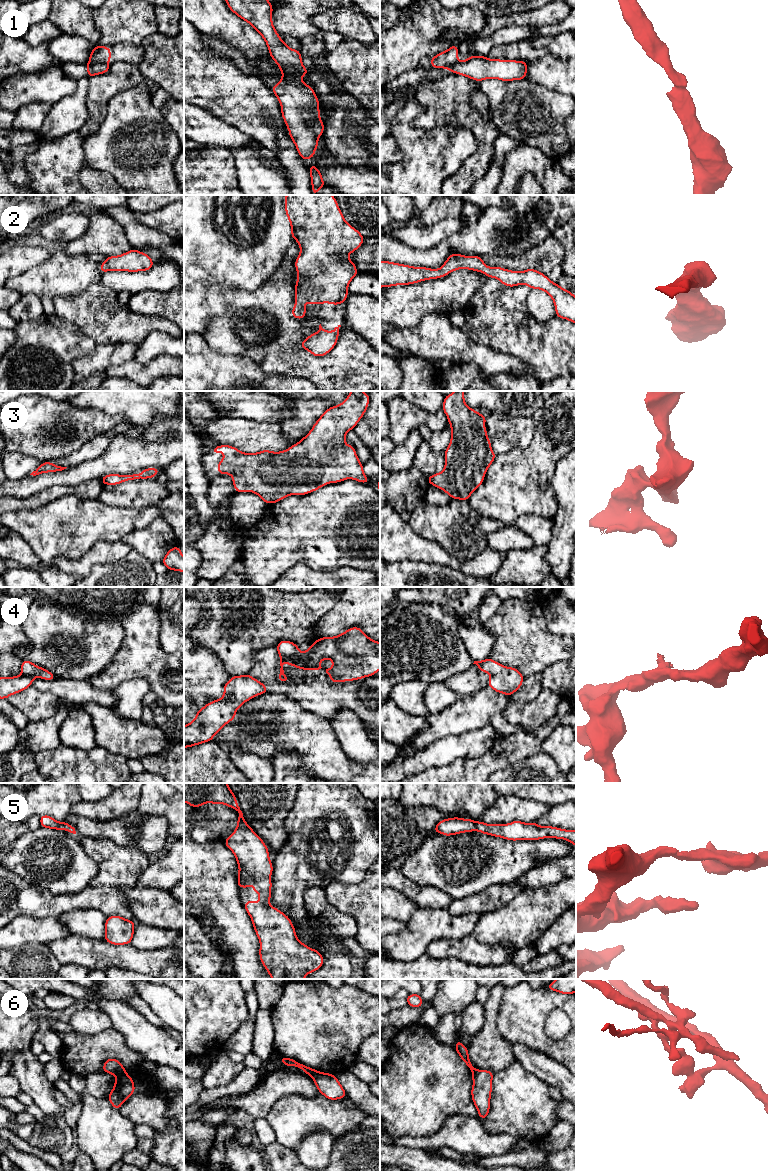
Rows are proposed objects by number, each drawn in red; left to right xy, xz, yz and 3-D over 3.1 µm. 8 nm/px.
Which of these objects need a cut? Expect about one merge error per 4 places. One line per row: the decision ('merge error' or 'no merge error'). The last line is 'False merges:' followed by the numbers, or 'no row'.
1: merge error
2: no merge error
3: no merge error
4: no merge error
5: no merge error
6: merge error
False merges: 1, 6

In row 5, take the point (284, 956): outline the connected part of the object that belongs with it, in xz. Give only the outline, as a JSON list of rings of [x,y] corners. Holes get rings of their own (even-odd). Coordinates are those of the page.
[[[184,783],[184,802],[193,807],[201,807],[205,803],[224,804],[239,813],[235,831],[225,839],[239,866],[237,884],[239,888],[247,888],[254,884],[252,892],[259,893],[259,903],[248,900],[244,905],[252,920],[255,933],[260,941],[259,956],[262,965],[272,979],[304,979],[309,973],[323,966],[323,956],[318,950],[303,944],[296,936],[295,927],[290,918],[282,911],[269,905],[271,899],[271,875],[273,865],[269,859],[269,851],[263,840],[245,822],[237,803],[236,796],[227,783]]]

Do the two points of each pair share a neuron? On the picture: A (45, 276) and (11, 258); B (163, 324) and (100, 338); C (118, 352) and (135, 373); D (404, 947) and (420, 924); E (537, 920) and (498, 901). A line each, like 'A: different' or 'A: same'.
A: different
B: same
C: different
D: same
E: different

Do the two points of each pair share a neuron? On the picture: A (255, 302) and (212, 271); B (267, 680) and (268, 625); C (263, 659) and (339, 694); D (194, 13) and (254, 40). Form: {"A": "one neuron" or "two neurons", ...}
{"A": "two neurons", "B": "two neurons", "C": "one neuron", "D": "one neuron"}

